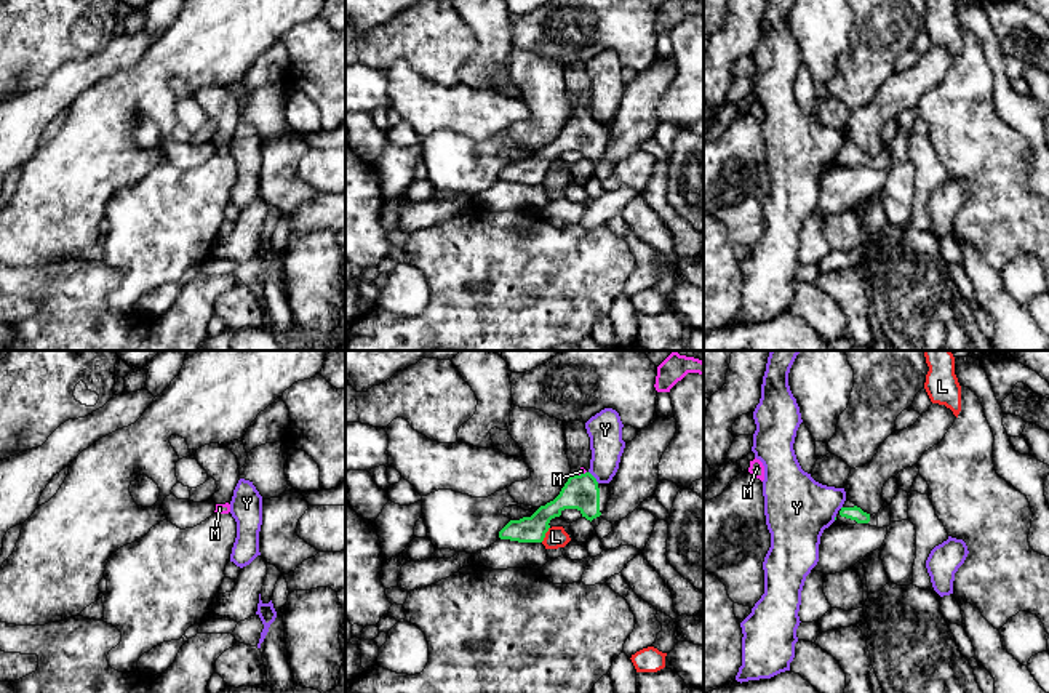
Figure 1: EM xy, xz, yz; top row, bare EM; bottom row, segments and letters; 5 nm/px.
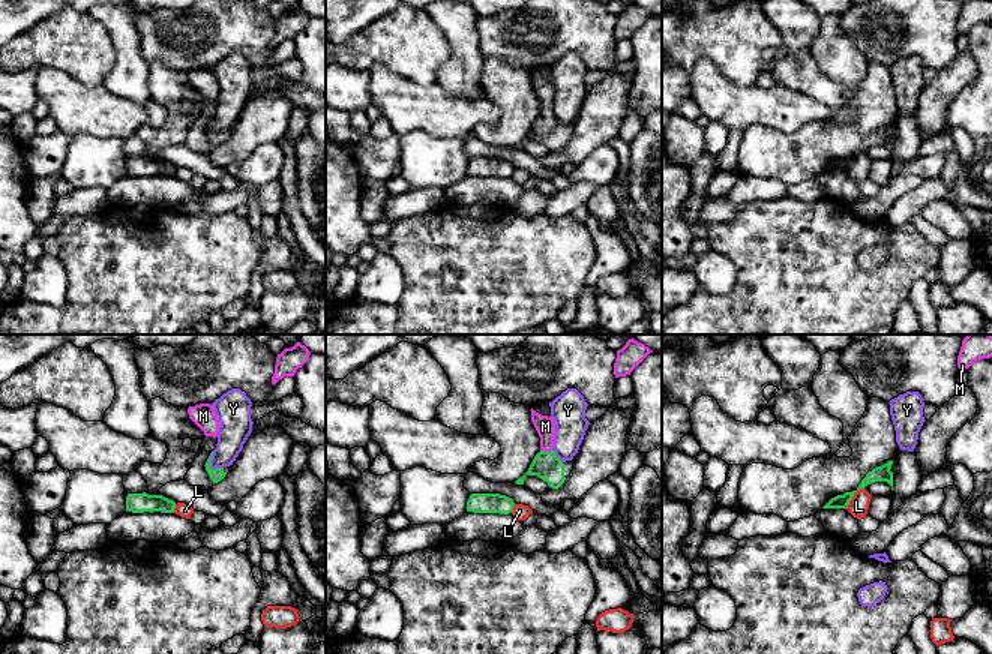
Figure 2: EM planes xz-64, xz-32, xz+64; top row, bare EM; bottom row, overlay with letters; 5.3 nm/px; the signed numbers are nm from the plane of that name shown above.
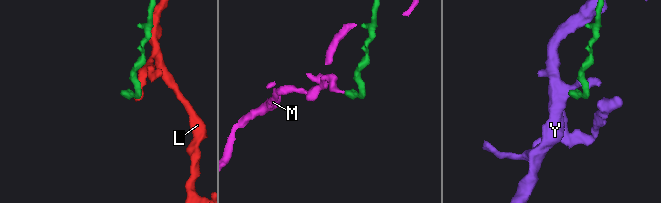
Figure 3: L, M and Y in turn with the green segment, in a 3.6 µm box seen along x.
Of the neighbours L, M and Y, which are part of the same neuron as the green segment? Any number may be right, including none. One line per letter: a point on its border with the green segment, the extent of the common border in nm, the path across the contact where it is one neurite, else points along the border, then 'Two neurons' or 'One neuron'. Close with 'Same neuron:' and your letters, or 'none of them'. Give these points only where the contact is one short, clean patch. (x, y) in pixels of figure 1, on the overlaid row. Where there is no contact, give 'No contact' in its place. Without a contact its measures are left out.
L: Touches green at xz (544, 535). Shared border 90 nm. Boundary: xz (549, 527), (541, 541). Two neurons
M: Touches green at xz (582, 474). Shared border 50 nm. Path across: xz (581, 492), (582, 474), (581, 471). One neuron
Y: Touches green at xz (594, 477). Shared border 80 nm. Two neurons
Same neuron: M

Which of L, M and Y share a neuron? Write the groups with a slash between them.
L / M / Y

